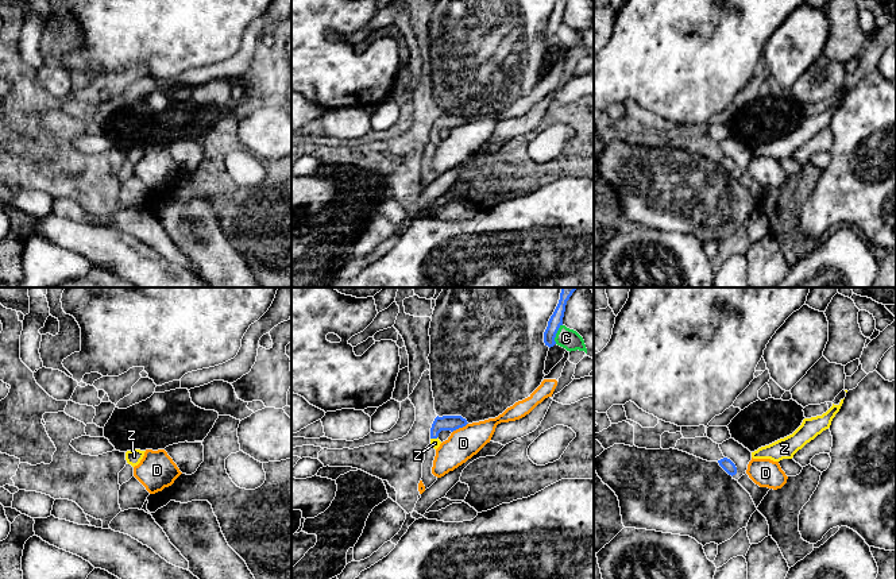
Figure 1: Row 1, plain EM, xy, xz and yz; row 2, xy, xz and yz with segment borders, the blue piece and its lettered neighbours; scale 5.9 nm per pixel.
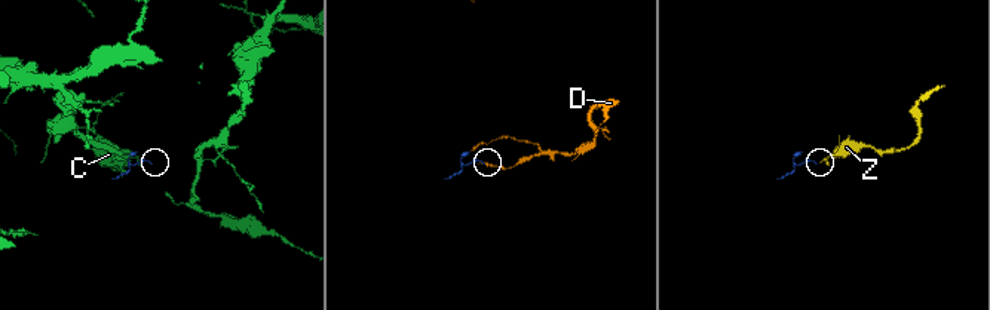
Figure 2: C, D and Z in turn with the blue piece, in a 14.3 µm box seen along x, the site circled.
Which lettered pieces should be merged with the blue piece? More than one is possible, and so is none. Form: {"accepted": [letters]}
{"accepted": ["Z"]}

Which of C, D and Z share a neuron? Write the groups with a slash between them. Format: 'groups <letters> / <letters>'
groups C / D / Z

